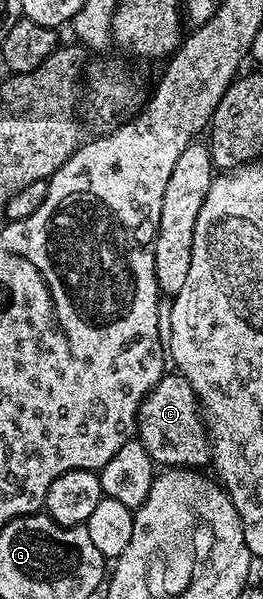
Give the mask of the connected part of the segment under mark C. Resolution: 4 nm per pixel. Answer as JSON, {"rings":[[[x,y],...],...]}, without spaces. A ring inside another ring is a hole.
{"rings":[[[177,372],[162,376],[161,381],[145,396],[137,414],[135,430],[138,441],[156,465],[203,468],[210,463],[211,445],[201,434],[204,427],[199,426],[195,418],[198,410],[200,404],[190,383]],[[145,408],[149,408],[149,420],[145,420]],[[145,432],[149,432],[149,440],[145,440]]]}

